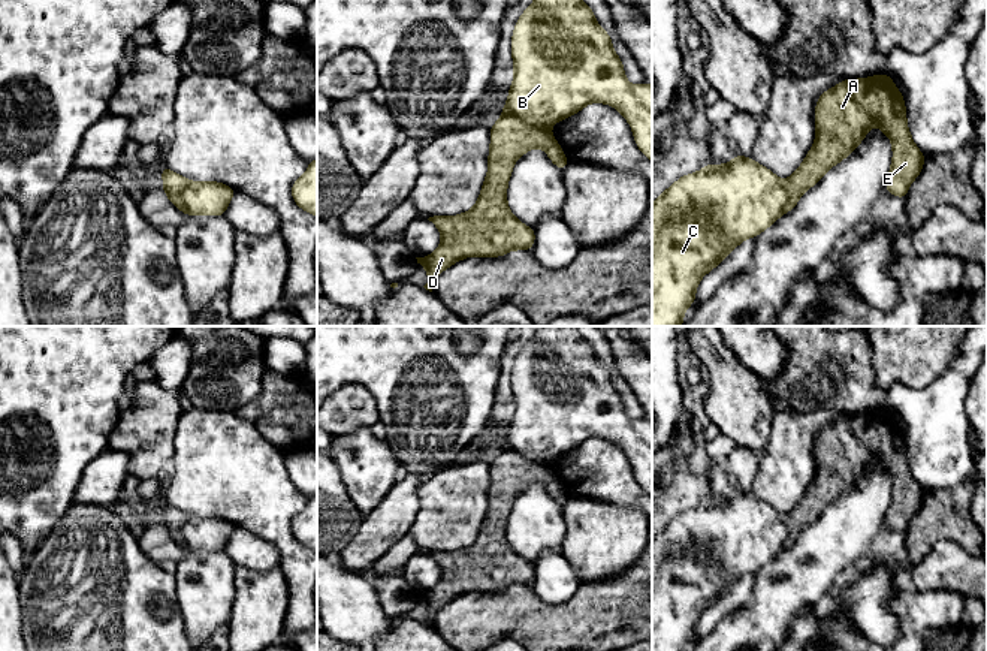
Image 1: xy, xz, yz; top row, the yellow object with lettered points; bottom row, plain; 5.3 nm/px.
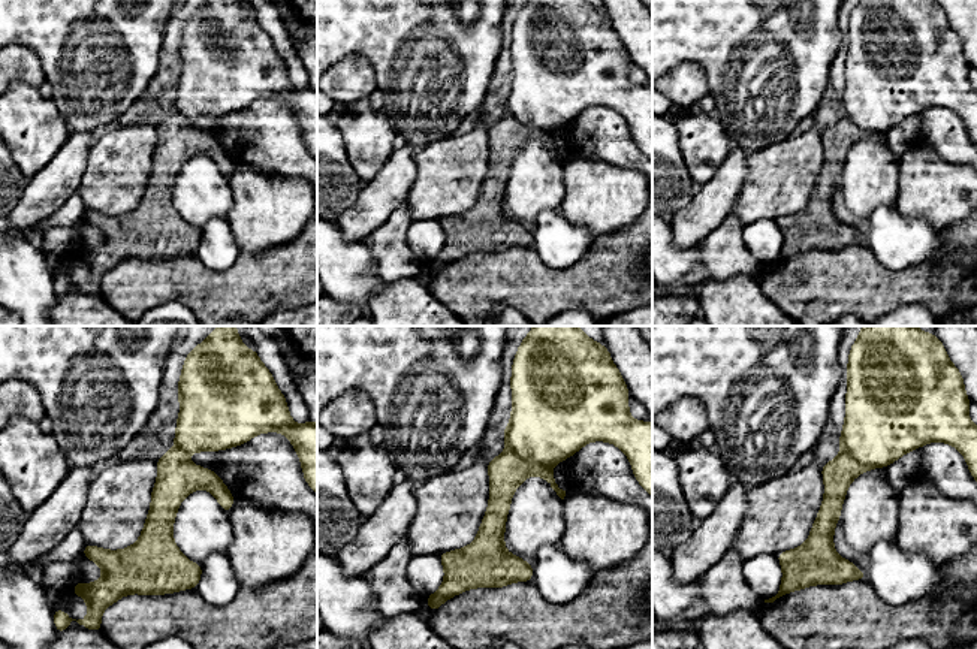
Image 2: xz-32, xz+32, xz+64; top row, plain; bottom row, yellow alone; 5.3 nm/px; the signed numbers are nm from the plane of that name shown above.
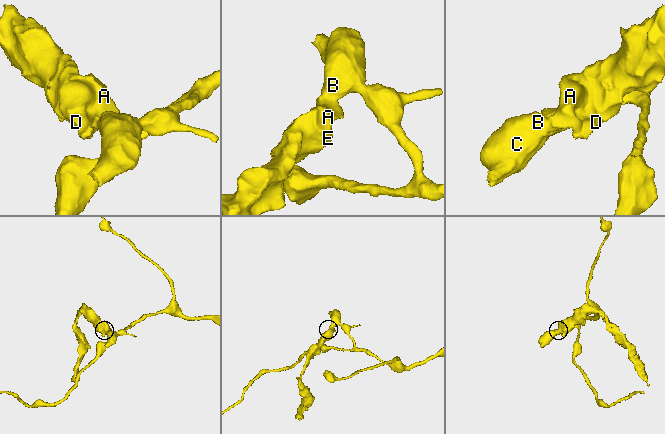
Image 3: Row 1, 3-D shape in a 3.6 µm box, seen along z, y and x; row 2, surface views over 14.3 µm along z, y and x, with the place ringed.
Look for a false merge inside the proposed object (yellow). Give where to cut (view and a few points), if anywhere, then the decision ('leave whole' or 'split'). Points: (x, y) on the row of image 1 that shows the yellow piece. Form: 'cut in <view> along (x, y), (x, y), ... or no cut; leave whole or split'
cut in xz along (504, 109), (530, 124), (542, 126), (548, 130); split

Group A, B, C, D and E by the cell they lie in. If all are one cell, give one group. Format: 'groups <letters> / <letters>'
groups A D E / B C

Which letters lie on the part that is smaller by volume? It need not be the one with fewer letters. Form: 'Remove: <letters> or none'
Remove: A, D, E

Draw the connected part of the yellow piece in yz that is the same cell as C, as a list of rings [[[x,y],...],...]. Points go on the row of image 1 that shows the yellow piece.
[[[734,156],[730,163],[709,165],[680,177],[652,202],[652,326],[680,326],[685,310],[694,304],[695,290],[704,274],[746,238],[758,236],[772,226],[788,204],[781,180],[751,157]]]

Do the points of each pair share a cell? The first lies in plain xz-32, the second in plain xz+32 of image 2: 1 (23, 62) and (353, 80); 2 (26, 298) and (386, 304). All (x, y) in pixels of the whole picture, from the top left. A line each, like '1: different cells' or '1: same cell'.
1: same cell
2: different cells

